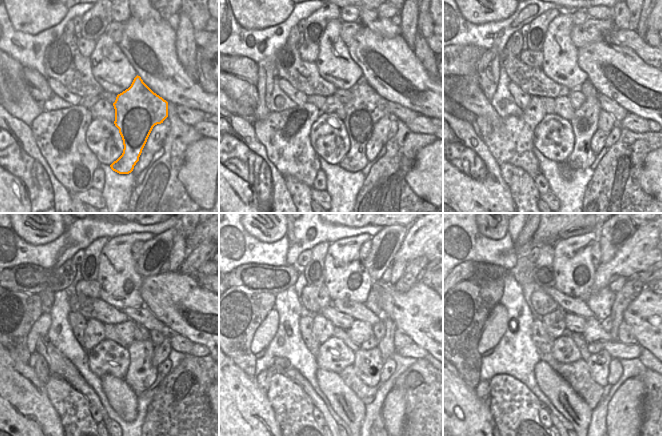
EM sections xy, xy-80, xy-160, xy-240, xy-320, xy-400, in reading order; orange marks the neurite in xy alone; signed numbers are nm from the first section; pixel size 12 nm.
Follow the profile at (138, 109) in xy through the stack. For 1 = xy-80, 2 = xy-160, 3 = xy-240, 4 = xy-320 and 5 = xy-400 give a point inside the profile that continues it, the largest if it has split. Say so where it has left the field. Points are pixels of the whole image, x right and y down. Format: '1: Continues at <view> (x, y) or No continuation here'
1: Continues at xy-80 (366, 107)
2: Continues at xy-160 (584, 123)
3: Continues at xy-240 (141, 374)
4: Continues at xy-320 (368, 364)
5: Continues at xy-400 (598, 362).

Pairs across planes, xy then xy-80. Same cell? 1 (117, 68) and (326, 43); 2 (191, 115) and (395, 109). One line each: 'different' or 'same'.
1: same
2: same

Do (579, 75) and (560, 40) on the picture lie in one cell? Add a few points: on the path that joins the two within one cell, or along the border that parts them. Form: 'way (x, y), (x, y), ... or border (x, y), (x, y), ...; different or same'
way (570, 66), (567, 63), (567, 51), (565, 49); same

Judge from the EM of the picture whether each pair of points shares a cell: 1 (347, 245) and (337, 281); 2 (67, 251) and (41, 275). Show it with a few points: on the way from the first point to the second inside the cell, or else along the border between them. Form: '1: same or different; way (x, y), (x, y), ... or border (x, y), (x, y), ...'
1: same; way (343, 254), (343, 272)
2: different; border (70, 259), (56, 268), (26, 264)

